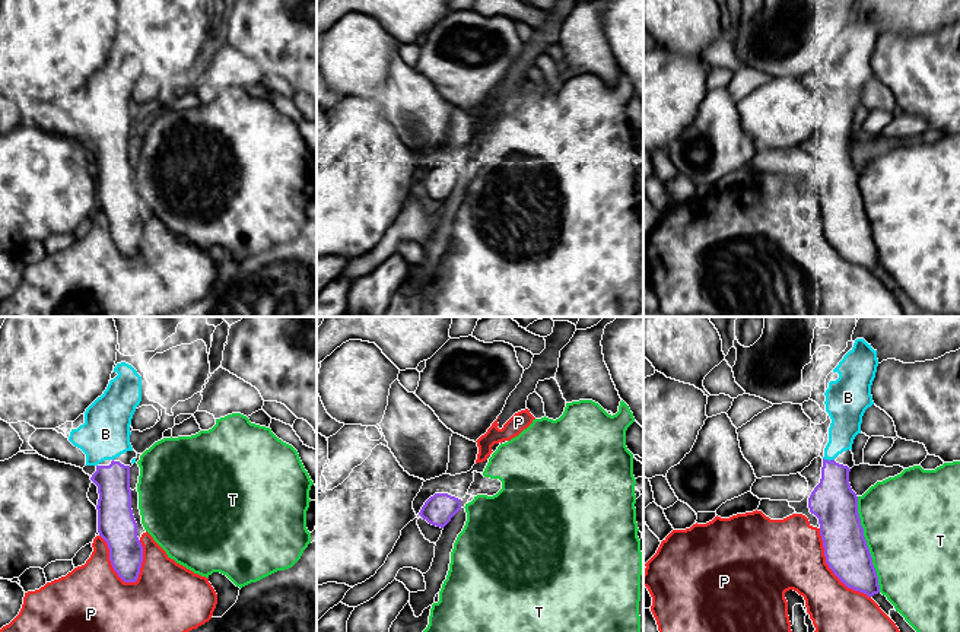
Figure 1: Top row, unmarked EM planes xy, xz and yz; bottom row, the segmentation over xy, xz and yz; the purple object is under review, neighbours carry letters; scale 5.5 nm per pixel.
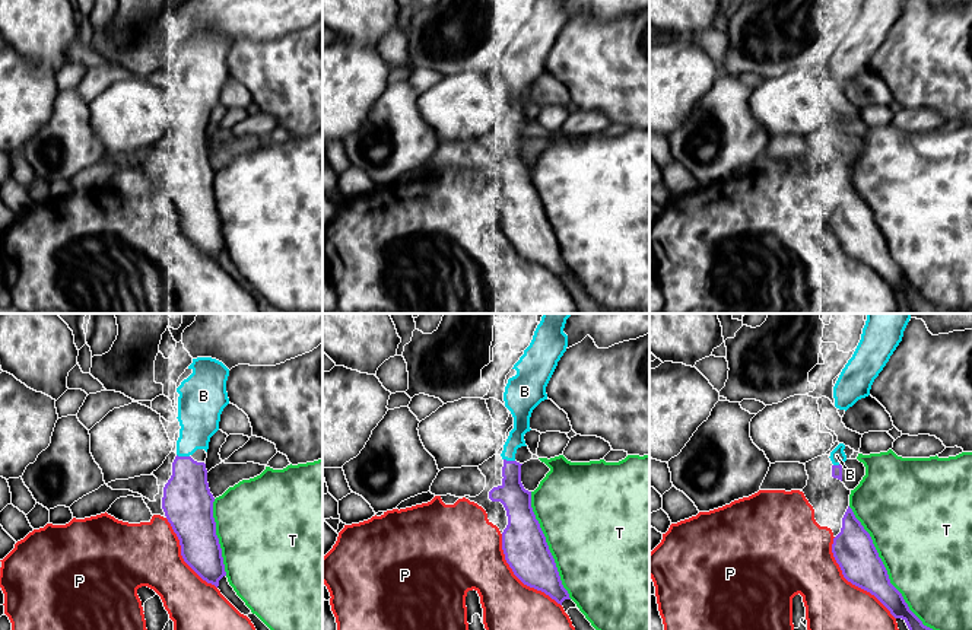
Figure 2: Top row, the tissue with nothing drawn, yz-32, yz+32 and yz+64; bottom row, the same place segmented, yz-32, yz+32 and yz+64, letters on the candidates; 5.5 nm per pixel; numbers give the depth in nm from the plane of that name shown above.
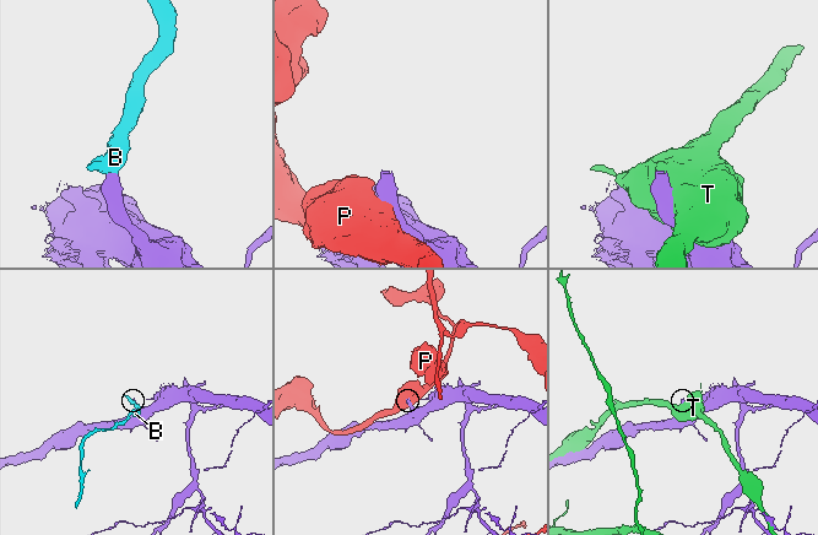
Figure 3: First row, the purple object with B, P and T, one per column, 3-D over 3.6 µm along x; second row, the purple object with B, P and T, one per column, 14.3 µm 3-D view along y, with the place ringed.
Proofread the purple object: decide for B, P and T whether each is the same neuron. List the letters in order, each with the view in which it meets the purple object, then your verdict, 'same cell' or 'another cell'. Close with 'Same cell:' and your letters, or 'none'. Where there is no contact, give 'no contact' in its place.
B: meets purple in yz; same cell
P: meets purple in xy; another cell
T: meets purple in yz; another cell
Same cell: B

